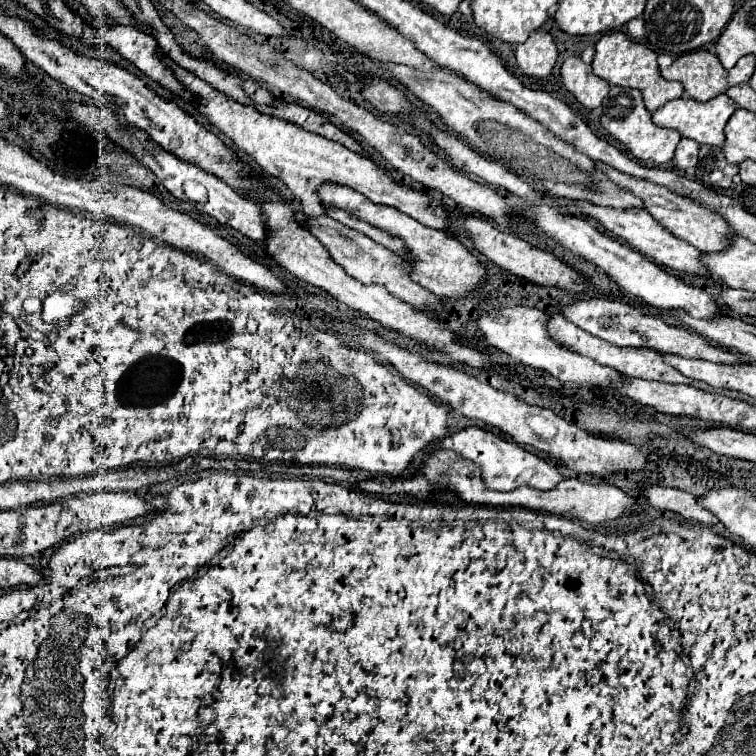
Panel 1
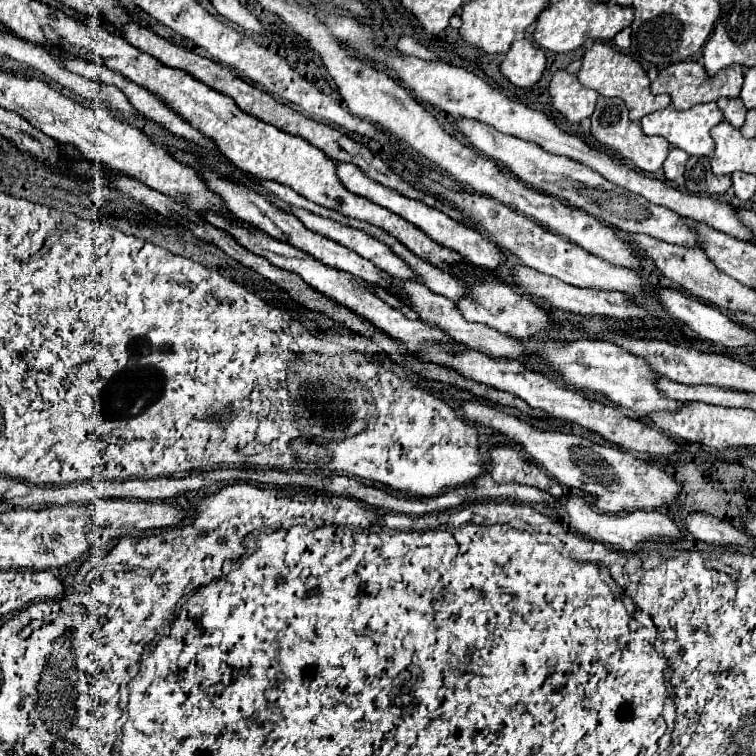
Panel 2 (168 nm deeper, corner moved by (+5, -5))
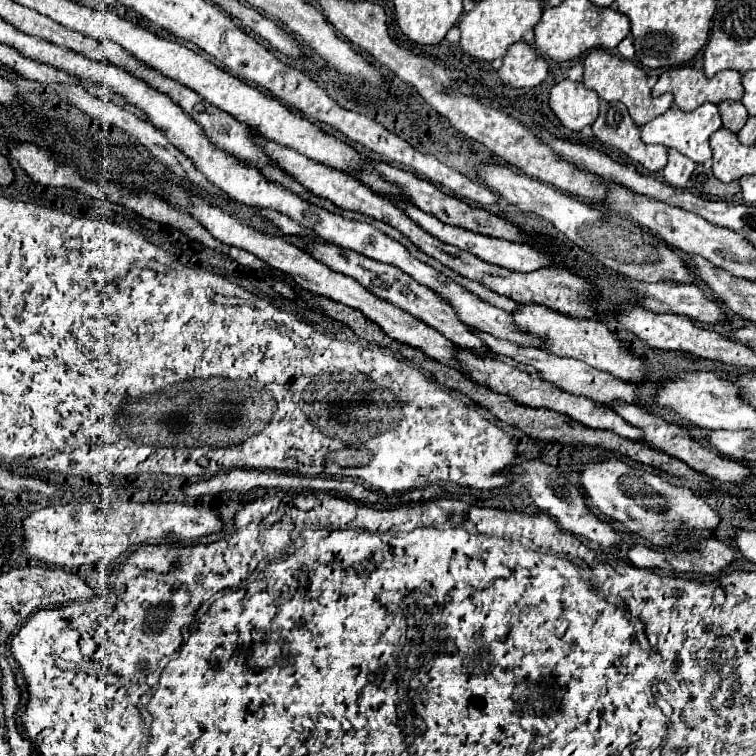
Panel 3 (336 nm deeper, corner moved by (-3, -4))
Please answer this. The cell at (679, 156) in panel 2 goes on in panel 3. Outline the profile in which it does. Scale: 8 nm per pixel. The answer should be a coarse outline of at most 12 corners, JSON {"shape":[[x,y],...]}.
{"shape":[[668,150],[664,180],[674,188],[688,182],[696,164]]}

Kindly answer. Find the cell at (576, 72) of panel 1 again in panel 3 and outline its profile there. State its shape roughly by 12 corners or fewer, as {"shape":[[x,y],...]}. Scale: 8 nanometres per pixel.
{"shape":[[564,78],[550,92],[550,108],[578,132],[596,122],[600,98]]}

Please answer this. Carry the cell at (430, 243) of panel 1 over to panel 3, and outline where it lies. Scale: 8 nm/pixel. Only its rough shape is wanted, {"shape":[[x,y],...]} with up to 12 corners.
{"shape":[[542,304],[510,314],[542,350],[620,380],[646,368],[602,322]]}

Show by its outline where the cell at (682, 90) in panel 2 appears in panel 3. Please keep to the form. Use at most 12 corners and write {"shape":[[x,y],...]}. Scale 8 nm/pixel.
{"shape":[[702,69],[666,70],[654,96],[674,94],[688,110],[704,102],[740,100],[738,70],[722,70],[710,80]]}

